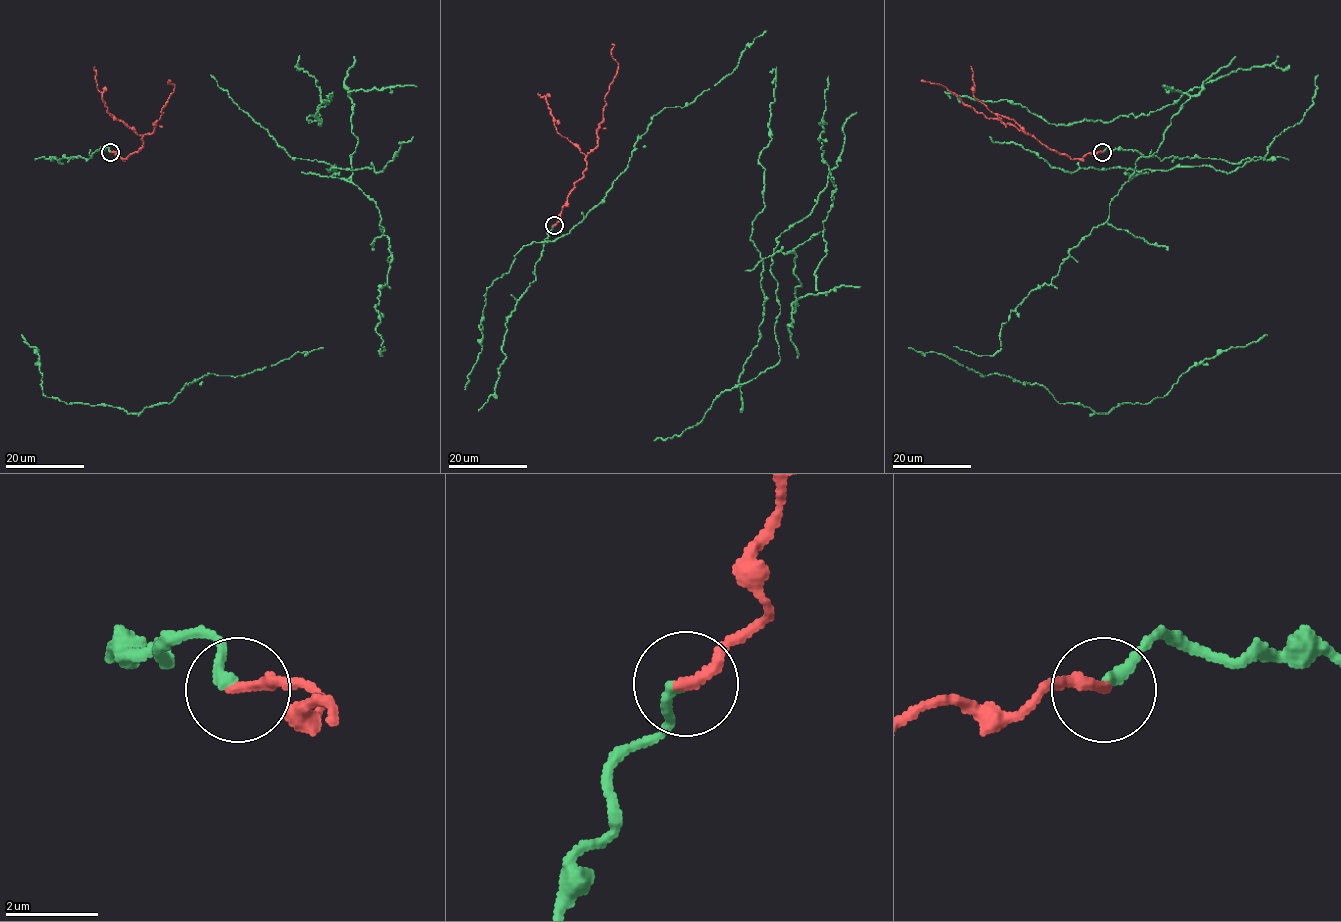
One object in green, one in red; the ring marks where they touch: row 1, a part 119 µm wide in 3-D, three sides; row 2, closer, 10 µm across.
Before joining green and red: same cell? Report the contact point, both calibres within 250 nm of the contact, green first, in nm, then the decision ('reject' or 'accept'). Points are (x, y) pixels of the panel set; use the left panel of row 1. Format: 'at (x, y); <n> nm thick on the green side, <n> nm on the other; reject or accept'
at (110, 152); 260 nm thick on the green side, 240 nm on the other; accept

